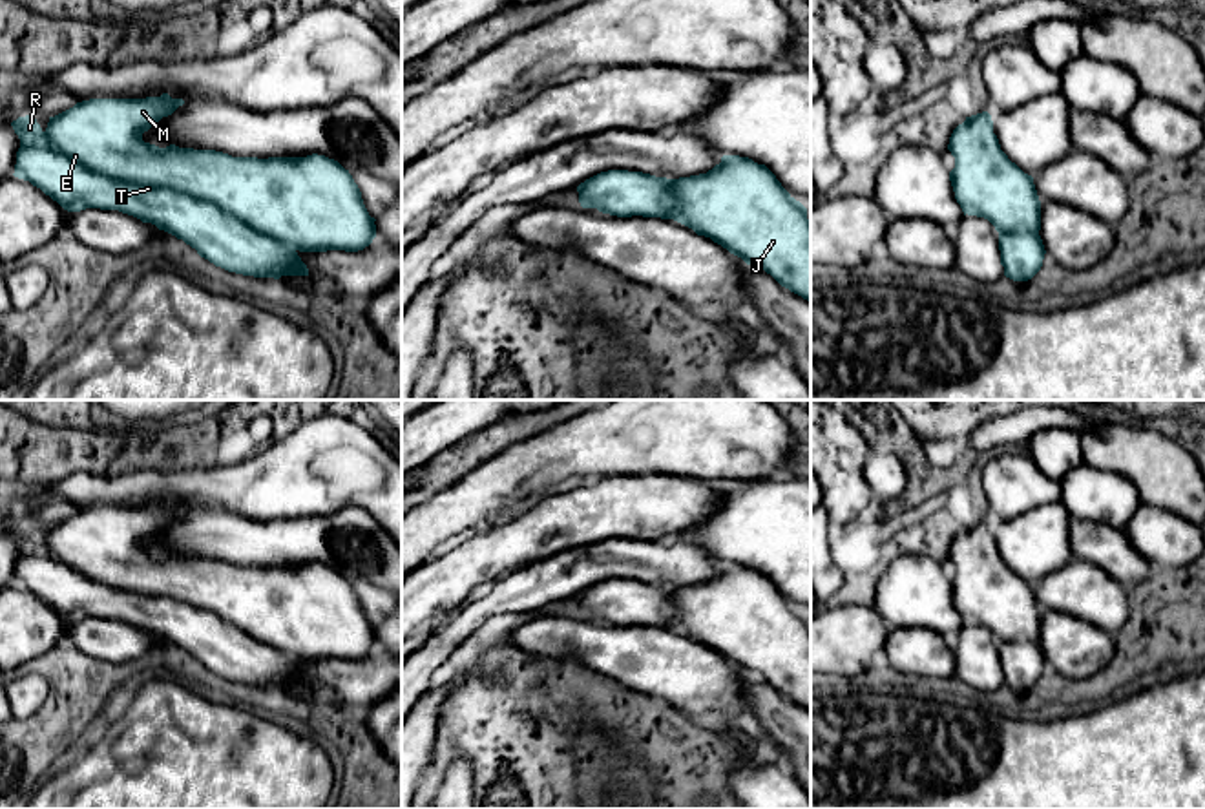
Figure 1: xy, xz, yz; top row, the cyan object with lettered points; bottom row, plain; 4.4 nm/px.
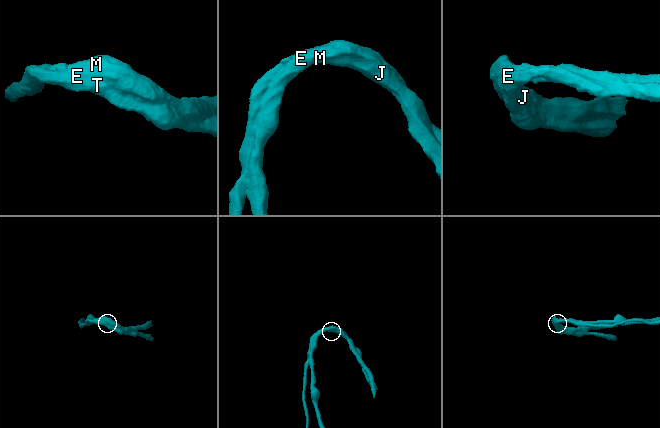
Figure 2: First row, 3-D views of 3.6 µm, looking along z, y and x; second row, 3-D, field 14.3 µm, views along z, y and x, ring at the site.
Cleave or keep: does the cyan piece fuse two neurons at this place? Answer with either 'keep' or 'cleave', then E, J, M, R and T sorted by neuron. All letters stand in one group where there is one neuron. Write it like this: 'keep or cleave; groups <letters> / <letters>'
cleave; groups E J M / R T

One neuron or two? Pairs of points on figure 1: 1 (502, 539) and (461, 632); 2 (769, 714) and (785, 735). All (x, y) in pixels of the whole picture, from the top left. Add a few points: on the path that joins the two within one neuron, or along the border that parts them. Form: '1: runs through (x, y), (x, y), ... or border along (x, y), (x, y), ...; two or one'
1: border along (470, 601), (457, 609); two
2: runs through (775, 720), (784, 729); one

